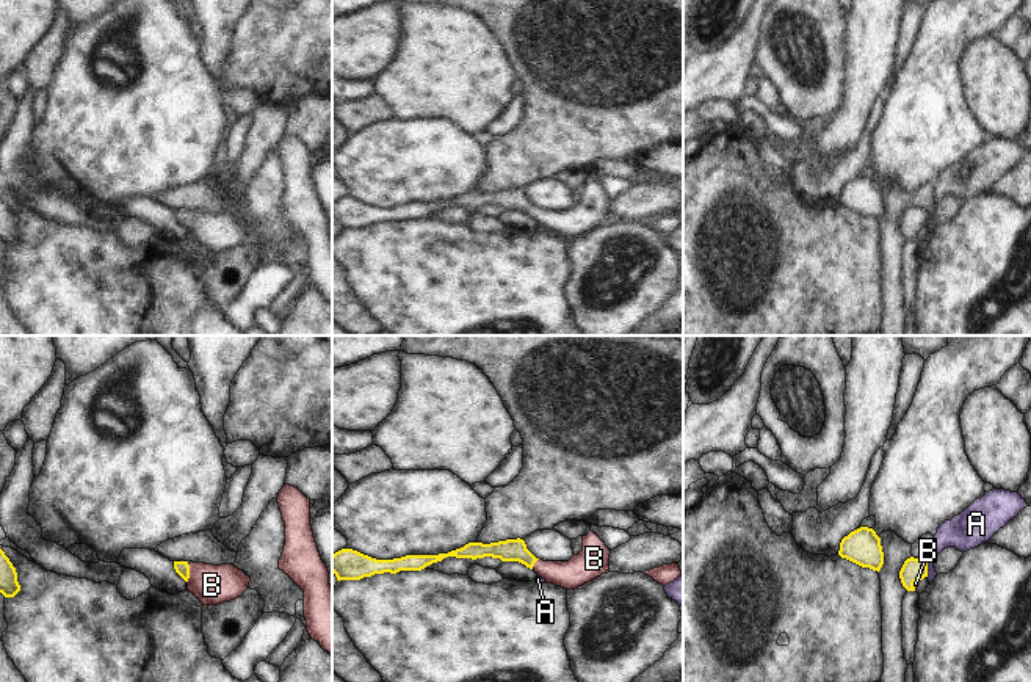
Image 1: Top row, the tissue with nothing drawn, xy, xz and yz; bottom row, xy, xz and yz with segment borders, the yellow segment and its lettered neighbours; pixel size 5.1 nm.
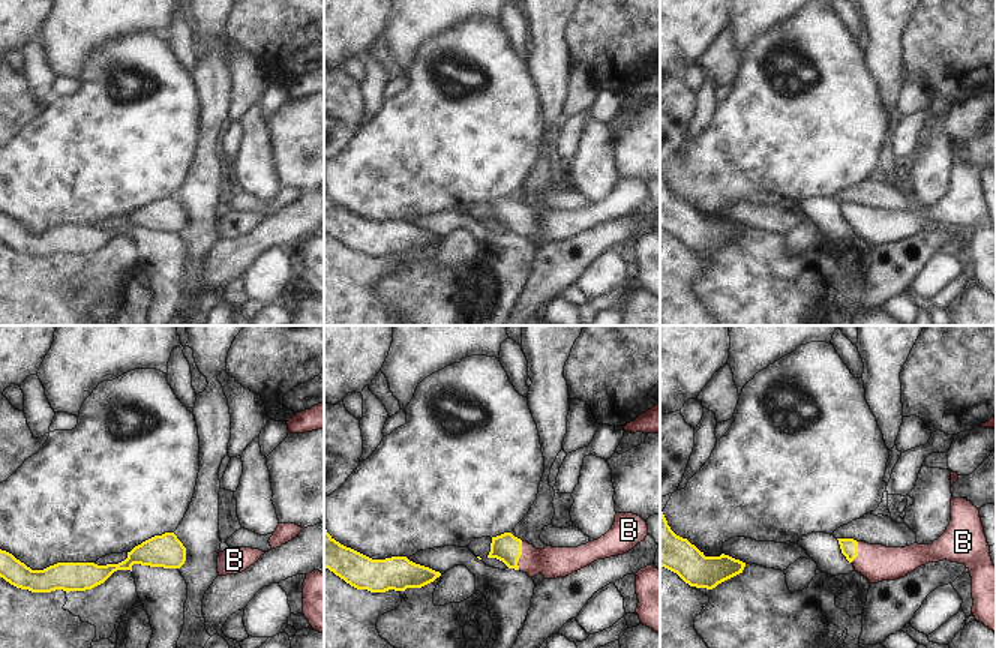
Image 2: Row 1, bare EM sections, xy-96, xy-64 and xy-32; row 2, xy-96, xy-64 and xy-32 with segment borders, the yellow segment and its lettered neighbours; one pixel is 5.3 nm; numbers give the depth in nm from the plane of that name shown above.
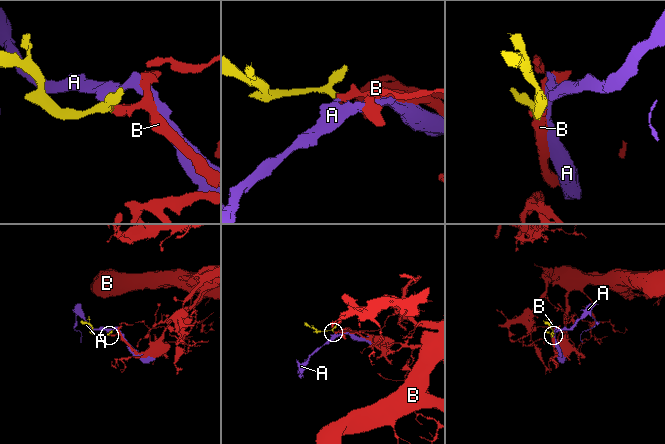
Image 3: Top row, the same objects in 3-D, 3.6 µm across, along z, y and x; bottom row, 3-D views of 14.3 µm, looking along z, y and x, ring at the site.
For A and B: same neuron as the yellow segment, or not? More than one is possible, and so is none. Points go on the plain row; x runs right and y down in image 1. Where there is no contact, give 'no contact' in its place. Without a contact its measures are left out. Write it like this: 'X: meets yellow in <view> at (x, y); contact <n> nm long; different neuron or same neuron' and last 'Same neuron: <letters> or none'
A: meets yellow in yz at (926, 218); contact 80 nm long; different neuron
B: meets yellow in xy at (188, 221); contact 100 nm long; same neuron
Same neuron: B

